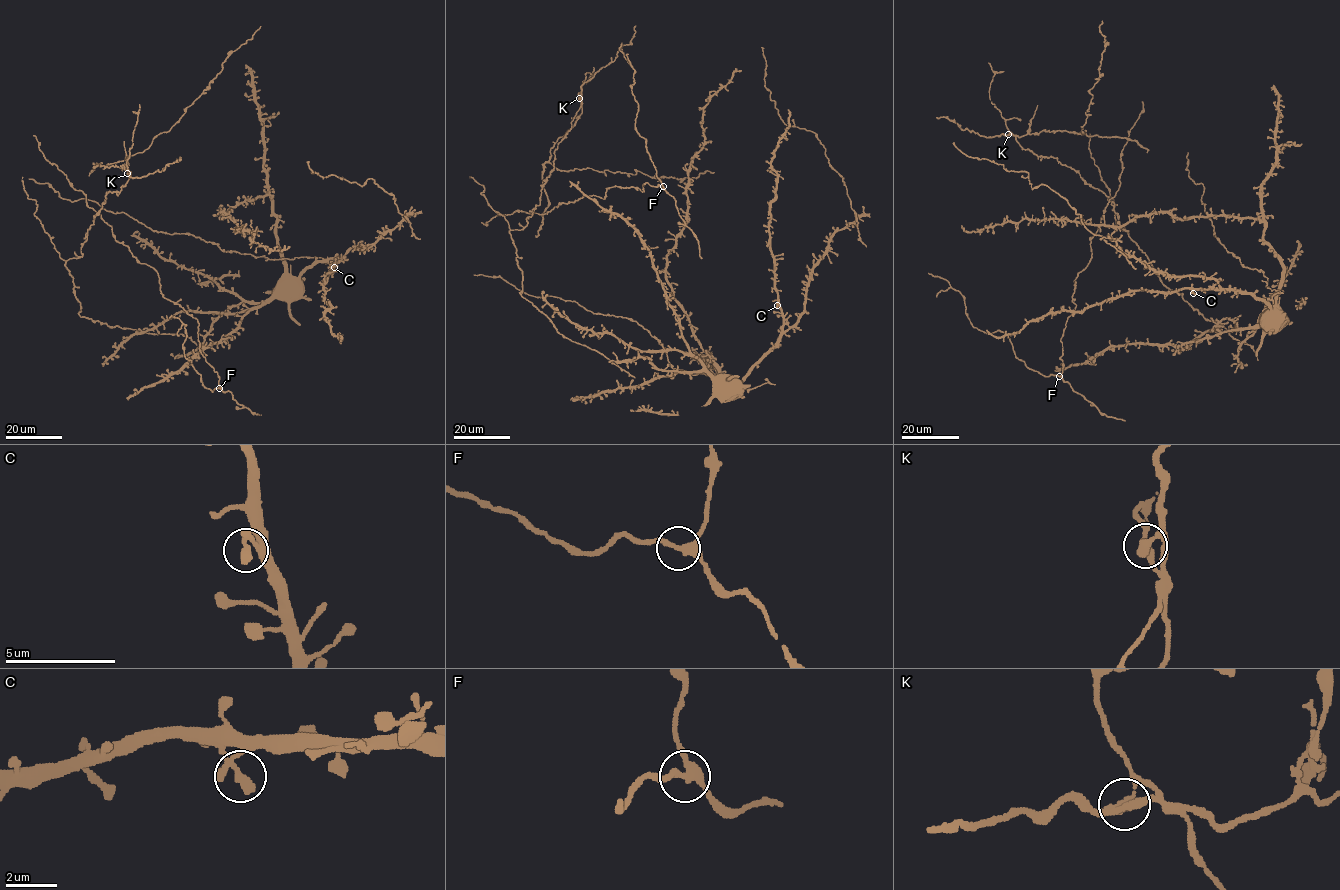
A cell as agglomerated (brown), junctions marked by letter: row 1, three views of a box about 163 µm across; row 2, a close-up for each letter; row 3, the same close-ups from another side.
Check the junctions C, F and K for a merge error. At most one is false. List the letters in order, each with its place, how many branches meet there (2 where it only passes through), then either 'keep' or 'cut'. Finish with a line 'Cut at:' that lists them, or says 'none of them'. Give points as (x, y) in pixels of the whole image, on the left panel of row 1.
C: place (334, 267); branches 3; keep
F: place (219, 388); branches 3; keep
K: place (127, 173); branches 3; cut
Cut at: K

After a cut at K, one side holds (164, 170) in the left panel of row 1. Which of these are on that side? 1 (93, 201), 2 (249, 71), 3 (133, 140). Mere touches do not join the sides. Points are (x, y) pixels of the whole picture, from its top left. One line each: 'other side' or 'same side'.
1: other side
2: other side
3: other side

